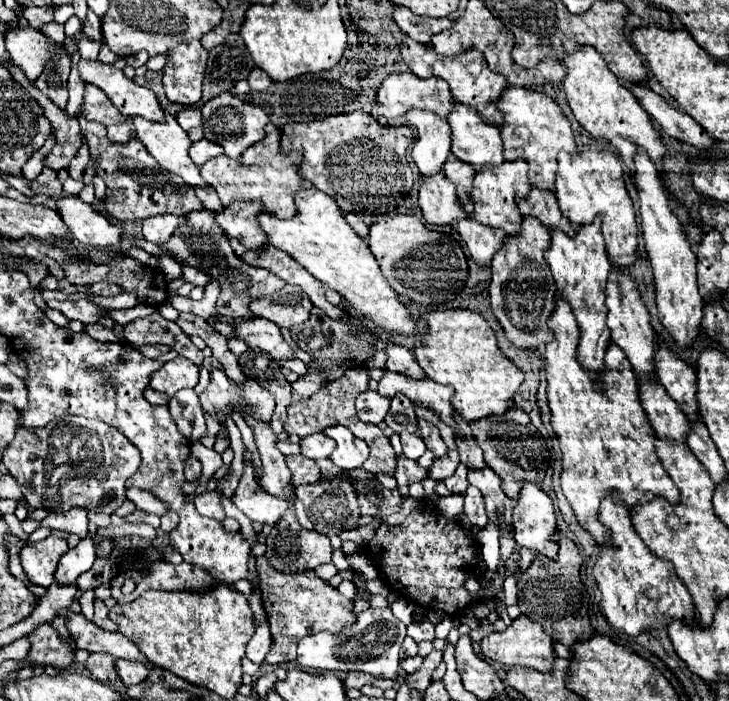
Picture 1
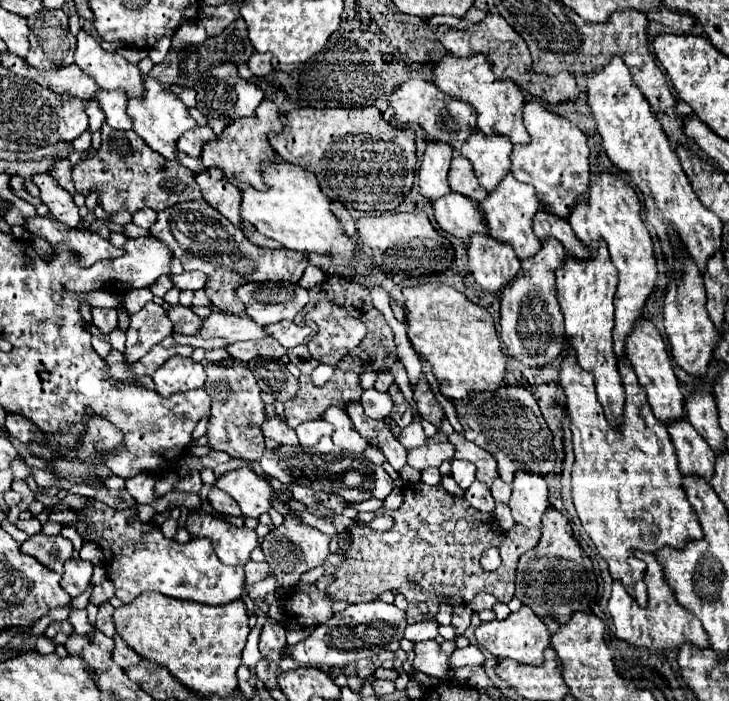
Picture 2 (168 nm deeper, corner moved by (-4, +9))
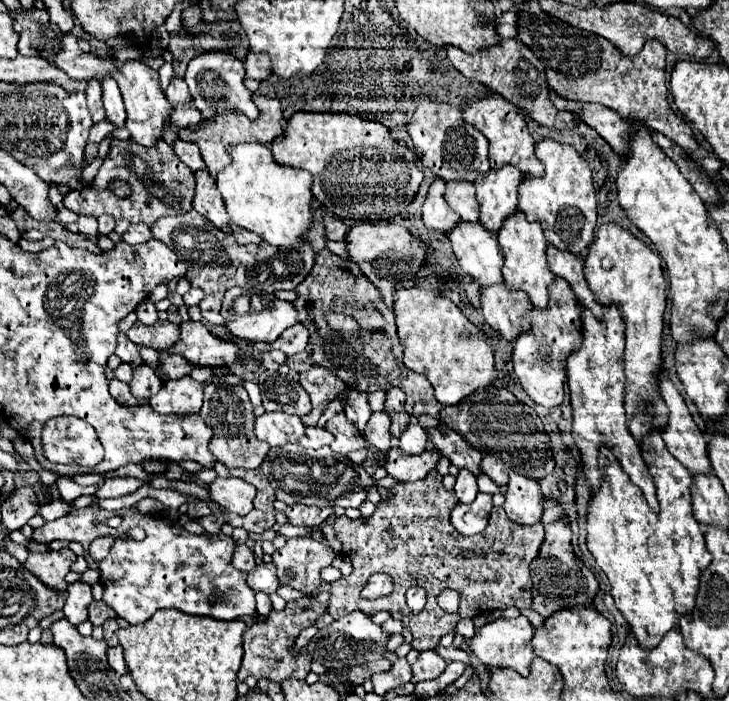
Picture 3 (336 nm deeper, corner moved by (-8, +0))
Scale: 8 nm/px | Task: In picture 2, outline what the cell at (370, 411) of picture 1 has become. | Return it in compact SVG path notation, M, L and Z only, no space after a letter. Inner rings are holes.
M370 388L362 394L362 406L364 406L364 414L368 418L386 420L392 410L392 398L390 398L390 394L384 394L384 392Z

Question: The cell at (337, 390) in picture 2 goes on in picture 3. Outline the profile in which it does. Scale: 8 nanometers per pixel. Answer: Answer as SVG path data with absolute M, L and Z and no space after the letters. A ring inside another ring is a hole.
M314 365L310 371L300 373L300 385L312 399L312 411L300 417L304 425L316 425L326 405L336 397L336 393L348 389L348 385L340 377L336 377L330 369L322 365Z

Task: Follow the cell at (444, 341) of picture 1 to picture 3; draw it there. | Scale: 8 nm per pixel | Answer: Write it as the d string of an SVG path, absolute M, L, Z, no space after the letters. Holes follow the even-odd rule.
M398 289L394 293L394 313L398 337L404 345L404 363L412 371L428 377L440 403L456 405L464 397L476 391L486 391L494 385L500 371L496 369L494 351L488 343L488 335L482 331L468 333L462 327L462 323L466 323L468 319L462 315L458 305L440 295L438 289Z

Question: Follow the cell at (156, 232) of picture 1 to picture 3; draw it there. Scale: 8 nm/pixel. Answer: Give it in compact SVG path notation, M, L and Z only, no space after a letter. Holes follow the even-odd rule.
M132 223L128 227L128 231L122 235L122 239L126 243L132 243L132 245L138 245L138 243L146 243L152 239L152 229L144 223Z

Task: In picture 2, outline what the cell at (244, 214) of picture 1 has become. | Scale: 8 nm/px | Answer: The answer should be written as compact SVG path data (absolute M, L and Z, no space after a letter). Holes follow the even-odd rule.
M208 168L196 174L196 182L202 190L202 198L212 204L222 216L226 216L232 224L240 226L240 192L234 188L226 176L218 168Z

